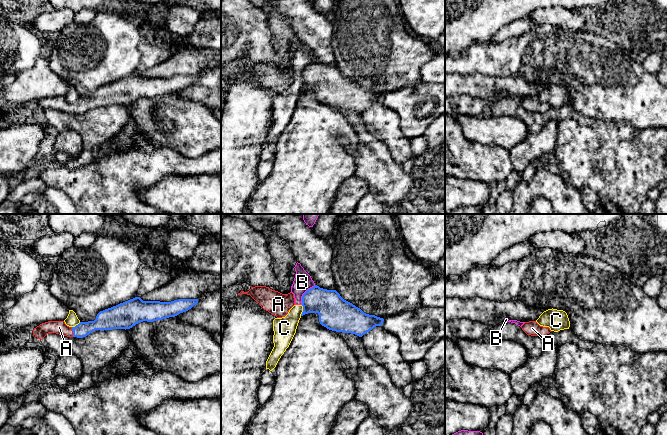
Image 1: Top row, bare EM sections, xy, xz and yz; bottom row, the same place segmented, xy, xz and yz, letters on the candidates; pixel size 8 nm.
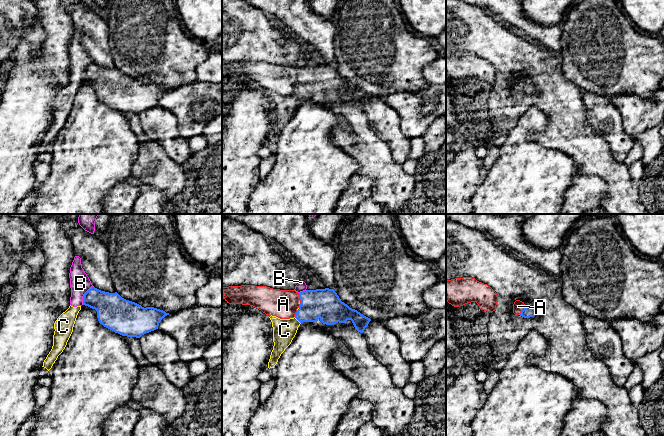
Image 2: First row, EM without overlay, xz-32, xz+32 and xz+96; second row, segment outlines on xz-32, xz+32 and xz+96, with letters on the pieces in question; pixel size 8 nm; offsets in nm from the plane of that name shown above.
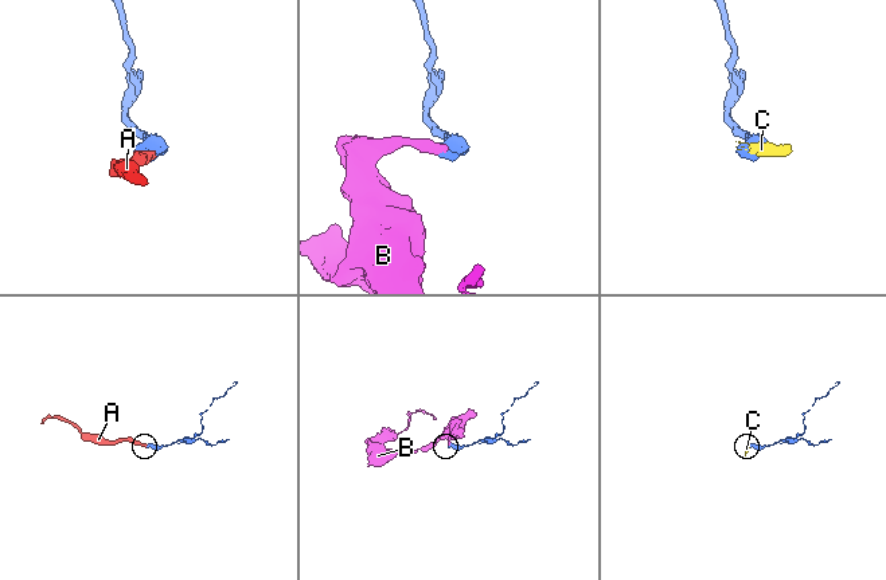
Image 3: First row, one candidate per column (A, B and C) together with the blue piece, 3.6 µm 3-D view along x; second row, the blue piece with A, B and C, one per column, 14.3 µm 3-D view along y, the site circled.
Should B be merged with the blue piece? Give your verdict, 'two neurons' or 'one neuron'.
two neurons

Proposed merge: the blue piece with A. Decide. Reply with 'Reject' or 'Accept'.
Accept

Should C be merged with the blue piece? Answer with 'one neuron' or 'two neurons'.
two neurons

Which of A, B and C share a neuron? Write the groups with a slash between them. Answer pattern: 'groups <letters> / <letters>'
groups A / B C

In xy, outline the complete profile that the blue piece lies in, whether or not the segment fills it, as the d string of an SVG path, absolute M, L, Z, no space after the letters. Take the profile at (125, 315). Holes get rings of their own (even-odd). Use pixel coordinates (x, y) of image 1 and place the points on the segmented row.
M135 297L111 308L100 311L94 321L80 322L75 327L69 327L64 321L48 321L40 324L33 330L33 335L37 339L43 339L48 333L56 333L67 337L86 337L95 330L130 329L136 324L147 321L175 317L180 313L186 312L198 303L198 299L178 299L171 302L143 301L140 297Z

